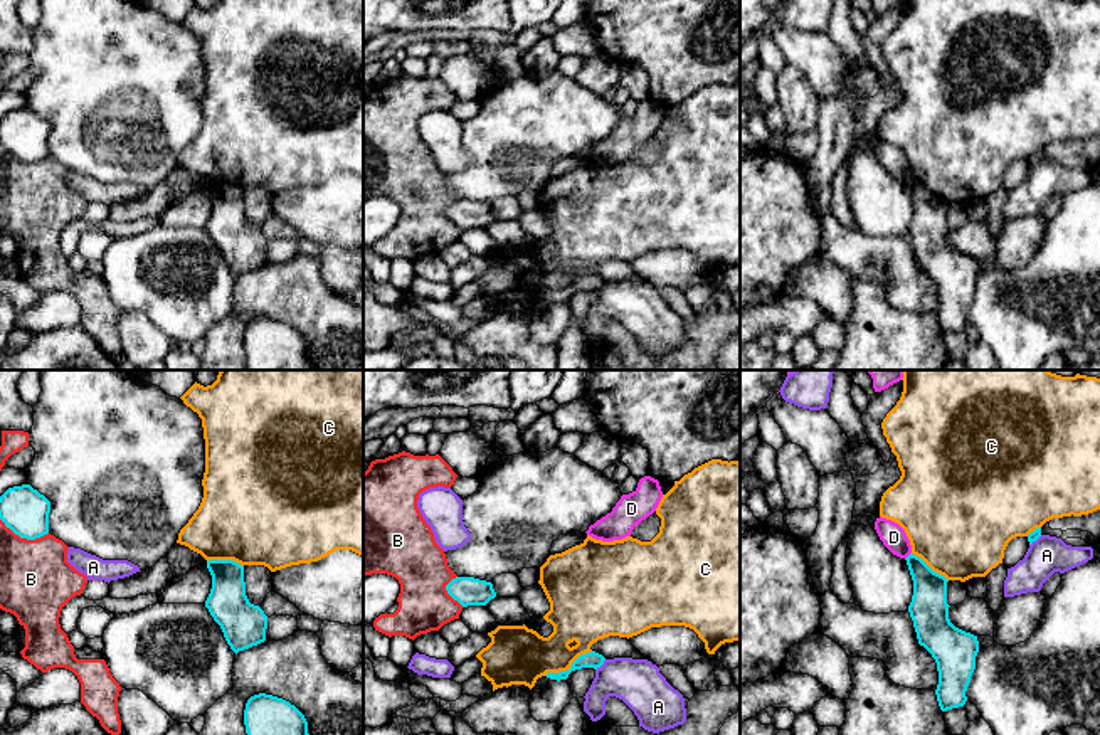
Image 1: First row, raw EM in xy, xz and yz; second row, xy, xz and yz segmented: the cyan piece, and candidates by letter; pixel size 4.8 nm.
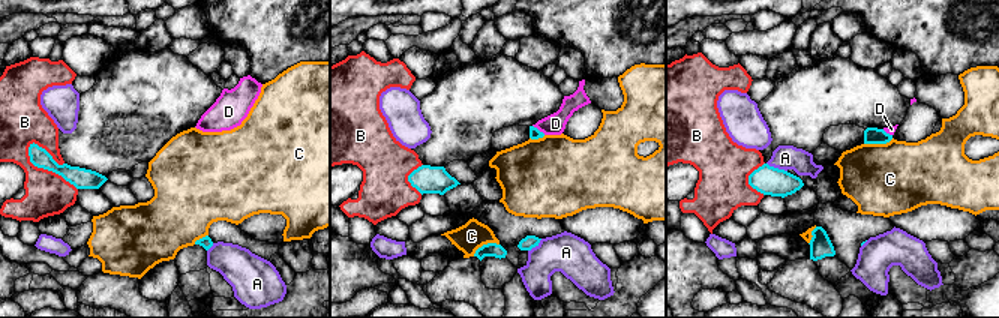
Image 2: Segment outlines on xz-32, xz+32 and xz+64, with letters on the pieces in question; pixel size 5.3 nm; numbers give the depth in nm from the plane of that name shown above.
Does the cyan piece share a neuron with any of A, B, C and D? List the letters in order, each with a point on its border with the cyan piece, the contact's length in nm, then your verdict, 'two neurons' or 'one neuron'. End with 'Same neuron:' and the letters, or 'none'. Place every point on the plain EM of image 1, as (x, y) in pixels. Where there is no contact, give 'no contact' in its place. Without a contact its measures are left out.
A: contact xz (601, 288); length 80 nm; two neurons
B: contact xy (24, 160); length 240 nm; two neurons
C: contact xz (567, 293); length 260 nm; two neurons
D: contact yz (909, 179); length 50 nm; two neurons
Same neuron: none

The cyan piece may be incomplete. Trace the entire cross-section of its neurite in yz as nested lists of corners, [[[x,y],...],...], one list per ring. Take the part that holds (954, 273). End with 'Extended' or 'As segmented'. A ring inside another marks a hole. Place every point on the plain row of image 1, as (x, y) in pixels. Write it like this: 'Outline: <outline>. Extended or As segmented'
Outline: [[[910,177],[907,188],[913,204],[908,229],[918,267],[937,286],[935,313],[942,335],[964,330],[965,315],[976,293],[977,259],[955,251],[949,242],[947,202],[933,195],[920,180]]]. As segmented

